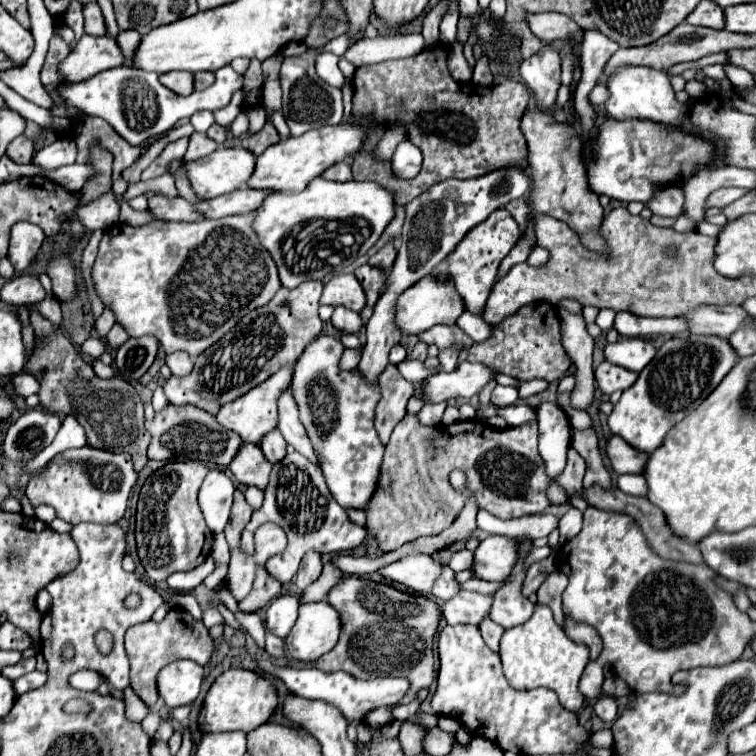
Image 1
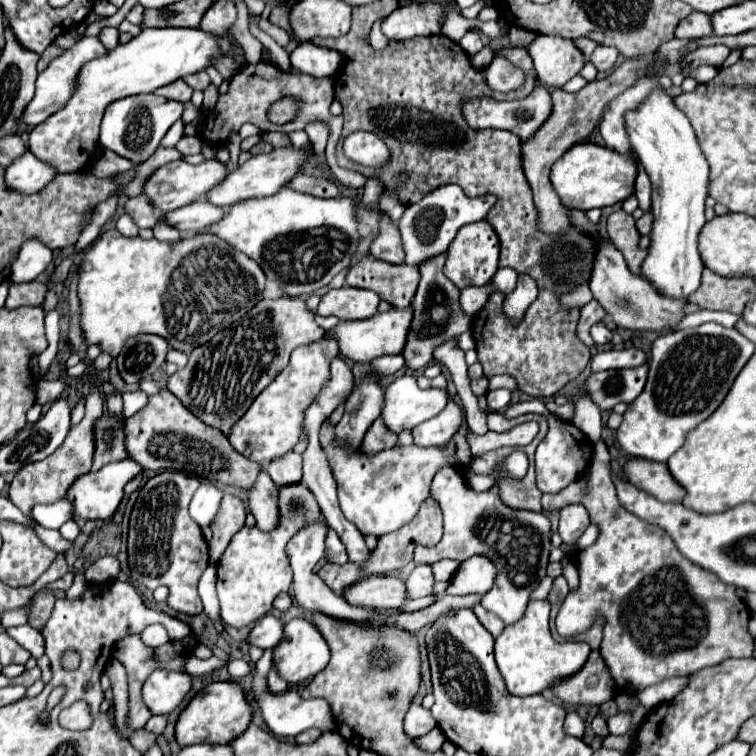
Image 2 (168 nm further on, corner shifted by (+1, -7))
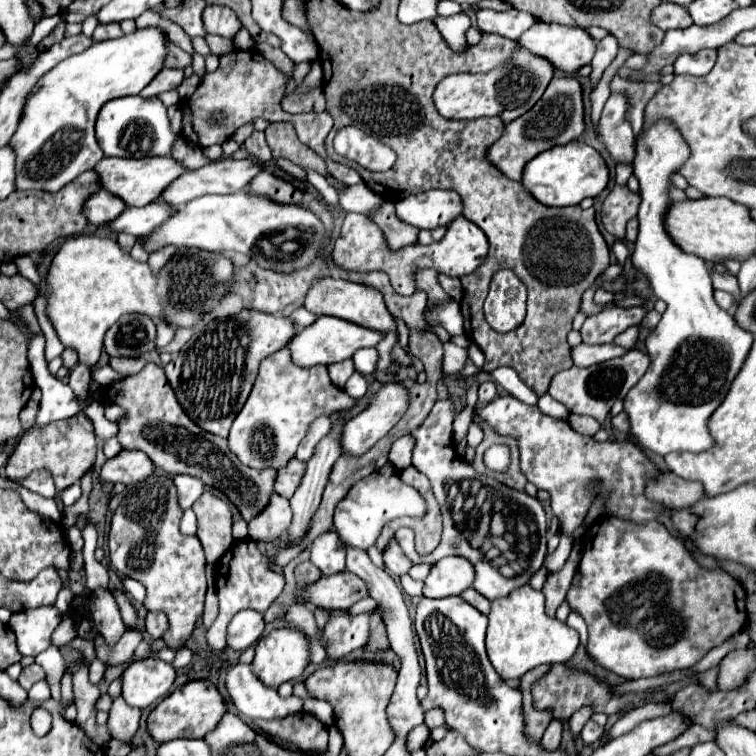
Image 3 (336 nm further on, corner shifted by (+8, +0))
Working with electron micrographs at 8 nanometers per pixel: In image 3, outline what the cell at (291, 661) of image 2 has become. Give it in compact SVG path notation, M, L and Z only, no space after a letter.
M281 627L273 629L269 635L261 637L259 643L255 645L255 659L253 659L253 673L269 687L277 689L285 681L295 681L305 667L309 665L309 641L303 631L293 629L293 627Z

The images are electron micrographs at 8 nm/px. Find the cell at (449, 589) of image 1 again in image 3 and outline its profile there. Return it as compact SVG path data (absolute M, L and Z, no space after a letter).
M395 541L389 543L389 547L383 551L383 561L387 565L387 569L393 573L393 575L407 575L409 569L413 567L413 563L399 551L399 545Z

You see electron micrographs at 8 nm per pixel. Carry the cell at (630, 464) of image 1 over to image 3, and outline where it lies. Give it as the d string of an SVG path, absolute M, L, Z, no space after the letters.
M659 471L653 479L647 479L645 495L663 507L689 507L703 499L703 487L697 481L685 481L671 471Z

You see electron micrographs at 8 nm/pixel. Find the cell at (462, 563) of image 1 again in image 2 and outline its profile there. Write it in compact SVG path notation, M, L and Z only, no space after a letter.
M440 560L432 566L436 582L448 582L454 576L454 570L458 570L458 562L454 560Z

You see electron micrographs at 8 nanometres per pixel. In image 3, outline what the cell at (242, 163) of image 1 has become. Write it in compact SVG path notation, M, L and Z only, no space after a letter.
M103 157L95 171L103 183L105 191L111 191L113 195L121 197L127 205L133 207L145 207L159 199L159 195L169 187L179 175L185 173L185 167L181 161L173 157L151 157L151 159L119 159L119 157Z

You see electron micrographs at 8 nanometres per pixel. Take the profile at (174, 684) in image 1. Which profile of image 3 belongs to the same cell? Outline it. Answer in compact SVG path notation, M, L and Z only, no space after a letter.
M153 657L127 665L123 671L123 697L129 705L145 709L171 689L175 681L173 665Z

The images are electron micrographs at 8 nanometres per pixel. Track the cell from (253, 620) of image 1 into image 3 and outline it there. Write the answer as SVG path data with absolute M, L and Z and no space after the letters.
M237 663L227 671L227 691L239 715L251 719L285 719L303 711L303 701L295 695L281 697L251 671L251 665Z

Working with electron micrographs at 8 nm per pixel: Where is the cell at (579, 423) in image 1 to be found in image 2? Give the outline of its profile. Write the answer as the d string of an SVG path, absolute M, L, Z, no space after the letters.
M604 442L594 444L594 456L590 466L592 470L588 480L580 478L568 490L564 490L562 496L554 500L554 502L564 500L582 504L588 510L590 520L600 526L598 540L586 550L580 550L576 556L580 572L580 588L566 596L558 612L556 628L560 636L574 636L578 632L584 632L588 626L592 626L596 616L604 616L606 624L600 654L614 682L622 686L620 690L624 692L630 690L634 694L666 678L688 676L702 668L716 666L726 658L750 658L754 652L754 638L748 632L750 608L744 604L742 610L742 600L738 598L736 588L724 584L716 574L710 574L708 570L702 570L700 566L694 566L688 558L684 558L674 546L672 538L664 534L666 530L636 518L634 514L630 514L620 506L612 484L611 458Z

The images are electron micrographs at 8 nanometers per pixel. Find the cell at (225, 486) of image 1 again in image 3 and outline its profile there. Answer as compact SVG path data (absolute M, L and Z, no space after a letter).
M175 475L173 477L175 485L177 485L177 493L179 493L179 505L183 509L191 509L193 503L203 495L205 485L201 479L191 477L191 475Z

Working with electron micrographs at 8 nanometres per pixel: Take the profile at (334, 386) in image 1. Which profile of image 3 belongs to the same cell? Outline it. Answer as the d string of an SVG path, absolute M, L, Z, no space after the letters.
M388 462L376 473L359 479L359 483L351 487L347 499L343 499L343 503L339 503L339 507L335 509L335 531L343 543L367 549L375 545L383 525L389 523L391 519L423 517L423 515L425 515L423 497L413 487L403 483L399 477L399 469Z

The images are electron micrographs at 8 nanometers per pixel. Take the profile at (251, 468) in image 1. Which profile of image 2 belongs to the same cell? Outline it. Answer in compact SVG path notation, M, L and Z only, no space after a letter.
M262 472L258 476L258 482L254 488L248 490L250 498L250 512L256 518L256 526L262 532L272 532L278 528L280 514L278 514L278 488L274 486L268 472Z

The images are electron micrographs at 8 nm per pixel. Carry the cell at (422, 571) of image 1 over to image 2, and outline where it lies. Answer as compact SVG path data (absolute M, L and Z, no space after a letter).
M368 576L350 584L342 596L350 606L394 610L406 600L406 588L396 576Z

